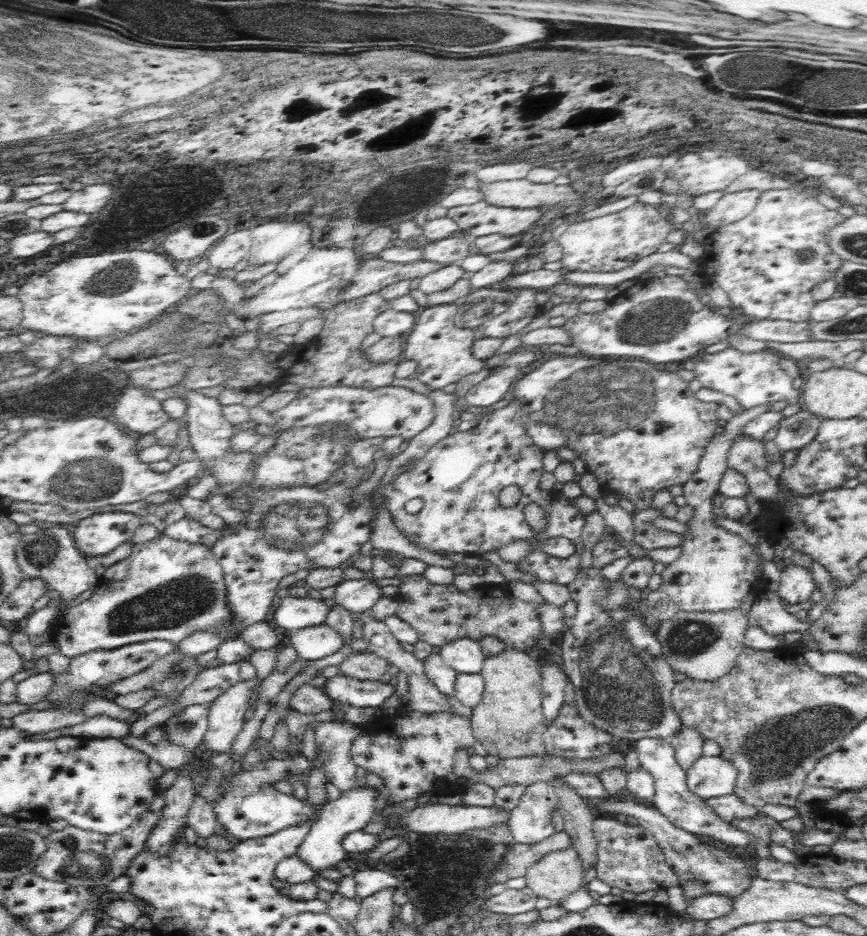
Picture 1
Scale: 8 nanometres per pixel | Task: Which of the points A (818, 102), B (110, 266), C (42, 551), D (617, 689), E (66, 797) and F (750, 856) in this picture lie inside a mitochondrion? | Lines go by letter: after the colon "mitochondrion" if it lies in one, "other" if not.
A: mitochondrion
B: mitochondrion
C: mitochondrion
D: mitochondrion
E: other
F: other

